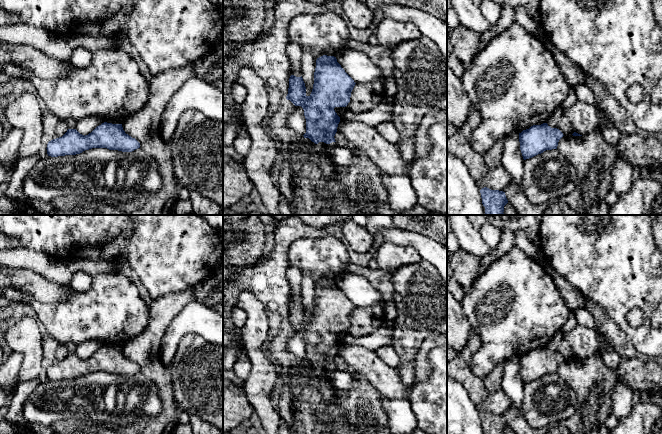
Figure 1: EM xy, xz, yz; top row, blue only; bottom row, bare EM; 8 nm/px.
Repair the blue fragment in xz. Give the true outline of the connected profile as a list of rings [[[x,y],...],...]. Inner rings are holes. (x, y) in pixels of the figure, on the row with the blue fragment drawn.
[[[327,55],[316,60],[314,84],[309,96],[302,76],[291,75],[289,78],[286,99],[295,106],[301,106],[306,119],[303,142],[296,142],[285,149],[293,163],[293,200],[289,205],[294,215],[326,215],[321,212],[323,204],[317,194],[323,172],[318,161],[310,160],[308,154],[315,150],[318,158],[327,160],[333,166],[330,178],[334,178],[337,165],[331,156],[337,146],[334,136],[340,122],[334,108],[348,105],[355,84],[336,57]]]

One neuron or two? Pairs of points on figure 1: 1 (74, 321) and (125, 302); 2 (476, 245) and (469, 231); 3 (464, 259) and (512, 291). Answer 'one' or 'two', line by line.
1: one
2: one
3: two

